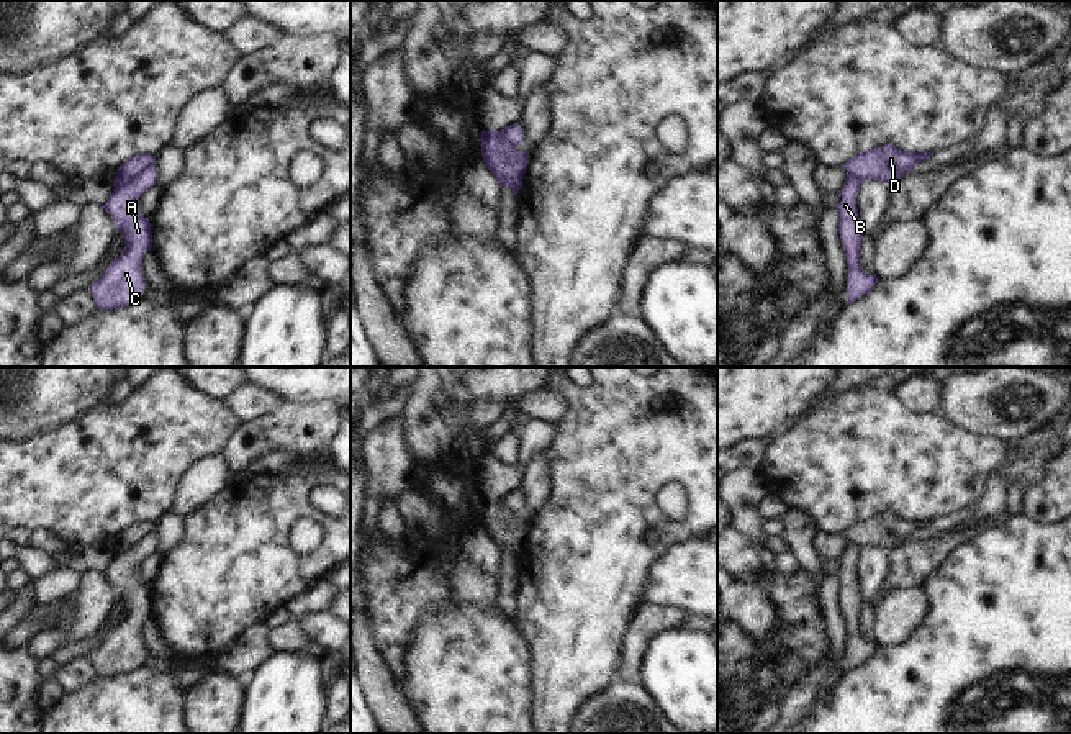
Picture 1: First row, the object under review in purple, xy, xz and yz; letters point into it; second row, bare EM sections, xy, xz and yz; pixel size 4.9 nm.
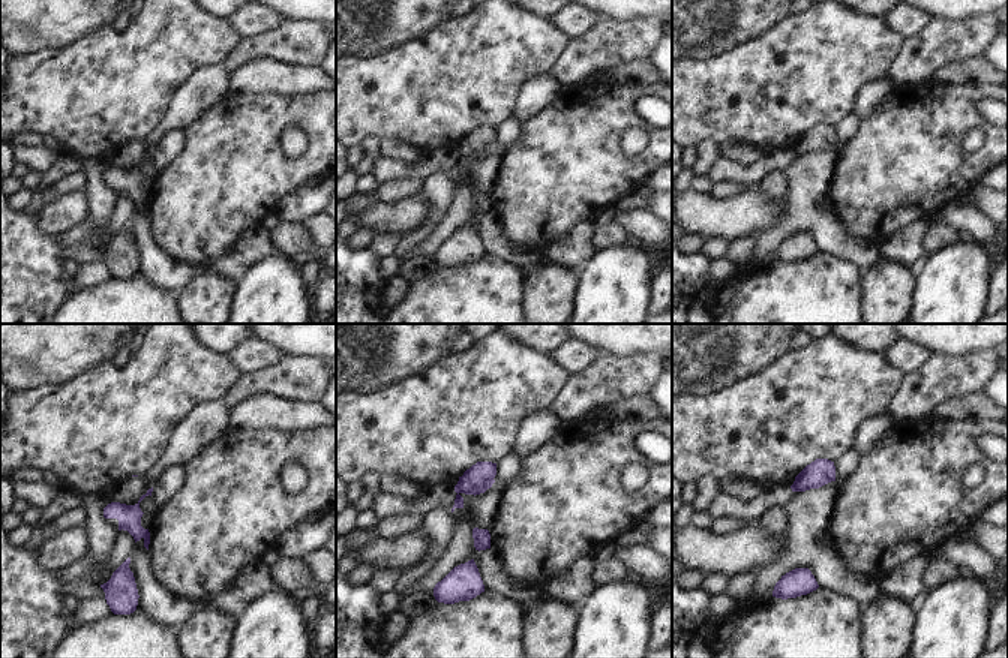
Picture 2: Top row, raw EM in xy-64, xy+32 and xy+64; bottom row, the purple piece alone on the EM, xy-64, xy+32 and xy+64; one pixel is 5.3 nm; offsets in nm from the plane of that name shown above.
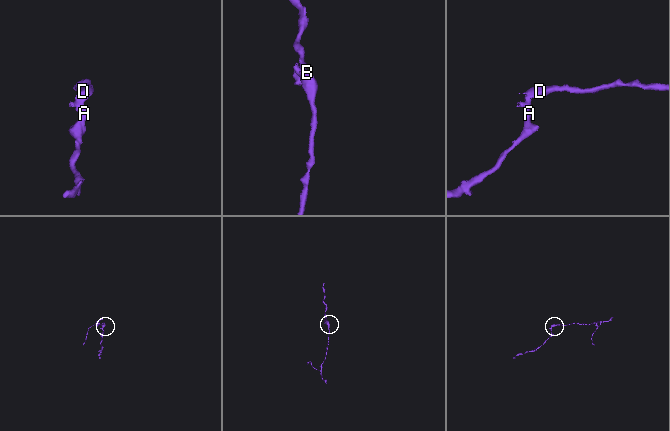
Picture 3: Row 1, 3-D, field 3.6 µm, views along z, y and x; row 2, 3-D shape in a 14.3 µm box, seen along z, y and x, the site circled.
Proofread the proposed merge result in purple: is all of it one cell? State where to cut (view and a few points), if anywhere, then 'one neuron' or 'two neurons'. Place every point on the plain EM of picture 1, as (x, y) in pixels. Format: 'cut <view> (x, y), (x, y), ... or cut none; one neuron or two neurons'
cut xy (153, 531), (115, 556); two neurons

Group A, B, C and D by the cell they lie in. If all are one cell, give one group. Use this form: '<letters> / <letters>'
A B C / D

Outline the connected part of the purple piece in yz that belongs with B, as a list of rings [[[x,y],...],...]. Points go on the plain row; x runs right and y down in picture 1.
[[[847,542],[845,552],[840,557],[842,569],[840,591],[838,598],[842,603],[842,614],[848,629],[848,649],[847,649],[847,670],[860,667],[868,660],[878,649],[876,642],[868,641],[860,631],[860,614],[861,614],[861,590],[858,587],[858,578],[855,573],[856,562],[860,559],[861,549],[855,542]]]

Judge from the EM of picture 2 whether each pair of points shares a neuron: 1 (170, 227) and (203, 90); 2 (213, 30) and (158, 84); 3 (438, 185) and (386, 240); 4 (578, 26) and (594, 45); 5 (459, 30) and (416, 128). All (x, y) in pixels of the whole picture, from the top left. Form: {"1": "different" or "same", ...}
{"1": "different", "2": "same", "3": "different", "4": "different", "5": "same"}

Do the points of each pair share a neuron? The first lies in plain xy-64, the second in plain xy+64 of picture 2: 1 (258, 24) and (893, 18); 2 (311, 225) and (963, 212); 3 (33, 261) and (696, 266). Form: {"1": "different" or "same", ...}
{"1": "same", "2": "same", "3": "same"}

